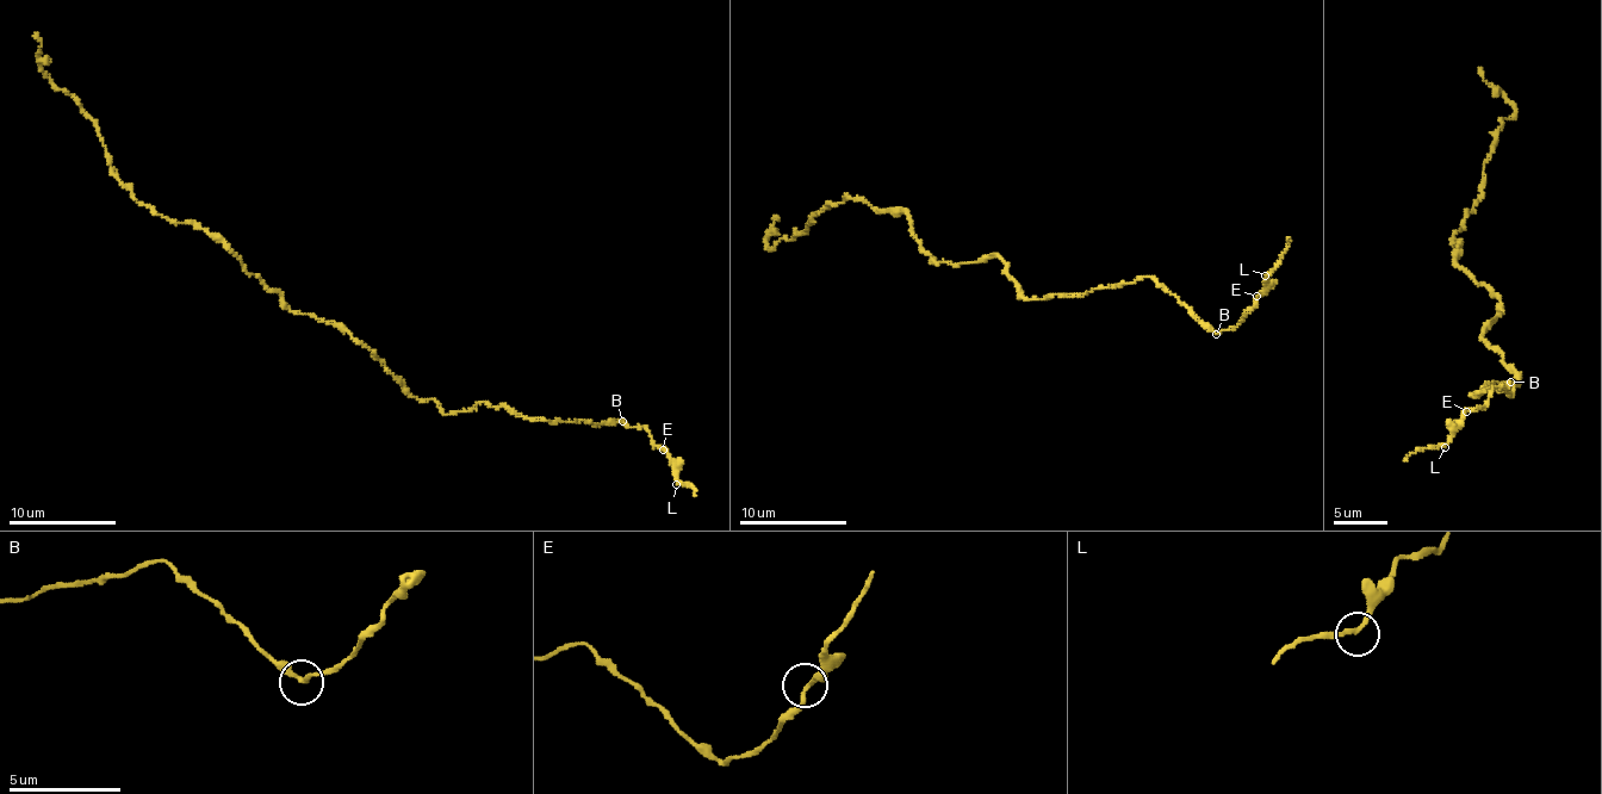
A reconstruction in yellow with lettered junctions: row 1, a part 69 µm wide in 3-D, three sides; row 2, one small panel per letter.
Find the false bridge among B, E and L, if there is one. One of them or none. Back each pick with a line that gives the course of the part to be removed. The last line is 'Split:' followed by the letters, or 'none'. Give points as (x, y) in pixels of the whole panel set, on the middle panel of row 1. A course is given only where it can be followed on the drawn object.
Split: none

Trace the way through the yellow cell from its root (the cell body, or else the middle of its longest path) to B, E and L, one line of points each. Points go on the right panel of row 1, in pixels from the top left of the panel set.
B: (1485, 330), (1482, 337), (1521, 382), (1509, 397), (1492, 380), (1476, 395), (1470, 394), (1503, 389), (1510, 382)
E: (1485, 330), (1521, 382), (1509, 397), (1492, 380), (1470, 394), (1509, 386), (1466, 411)
L: (1485, 330), (1521, 382), (1509, 397), (1492, 380), (1470, 394), (1509, 386), (1496, 386), (1465, 414), (1445, 447)

